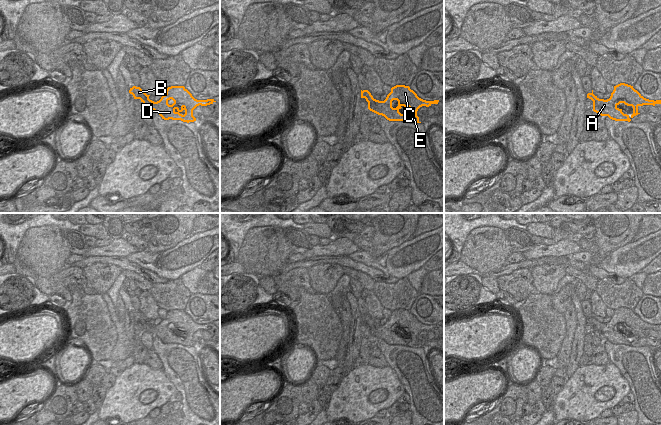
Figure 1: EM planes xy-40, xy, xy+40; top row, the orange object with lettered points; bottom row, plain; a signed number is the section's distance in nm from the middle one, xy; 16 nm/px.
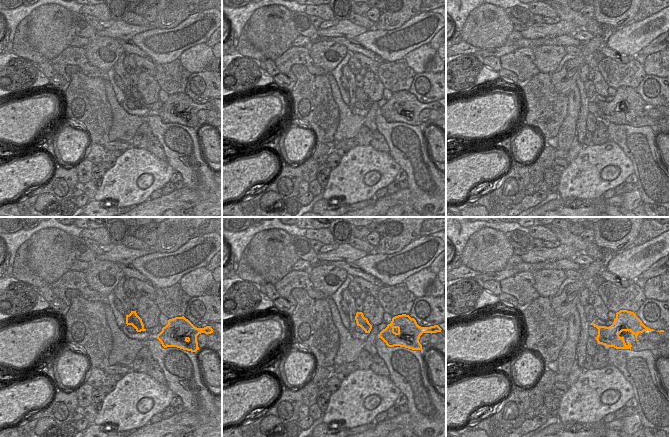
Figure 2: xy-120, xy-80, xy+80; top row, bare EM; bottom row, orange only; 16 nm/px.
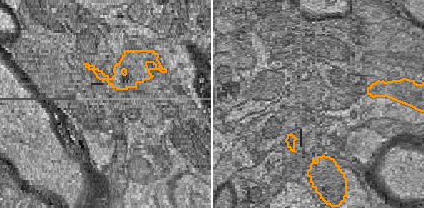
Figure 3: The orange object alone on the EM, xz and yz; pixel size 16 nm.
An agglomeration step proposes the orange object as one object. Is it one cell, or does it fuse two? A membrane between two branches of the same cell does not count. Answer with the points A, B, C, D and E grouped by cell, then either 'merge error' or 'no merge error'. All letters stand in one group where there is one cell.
groups A B C D E; no merge error

